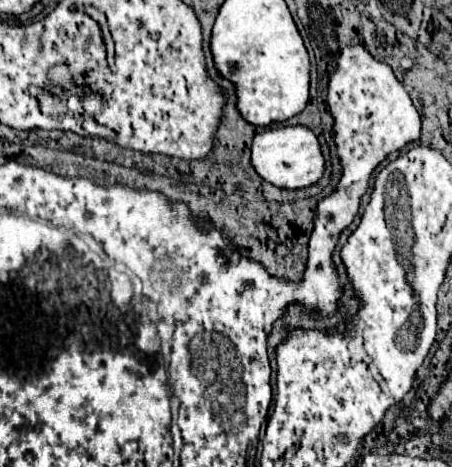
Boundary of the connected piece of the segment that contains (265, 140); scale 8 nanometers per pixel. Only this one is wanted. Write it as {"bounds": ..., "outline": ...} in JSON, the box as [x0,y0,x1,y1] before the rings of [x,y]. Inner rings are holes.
{"bounds":[252,127,324,189],"outline":[[[278,127],[258,133],[252,141],[252,165],[256,173],[268,183],[282,189],[302,189],[314,185],[324,173],[324,157],[316,135],[302,127]]]}

